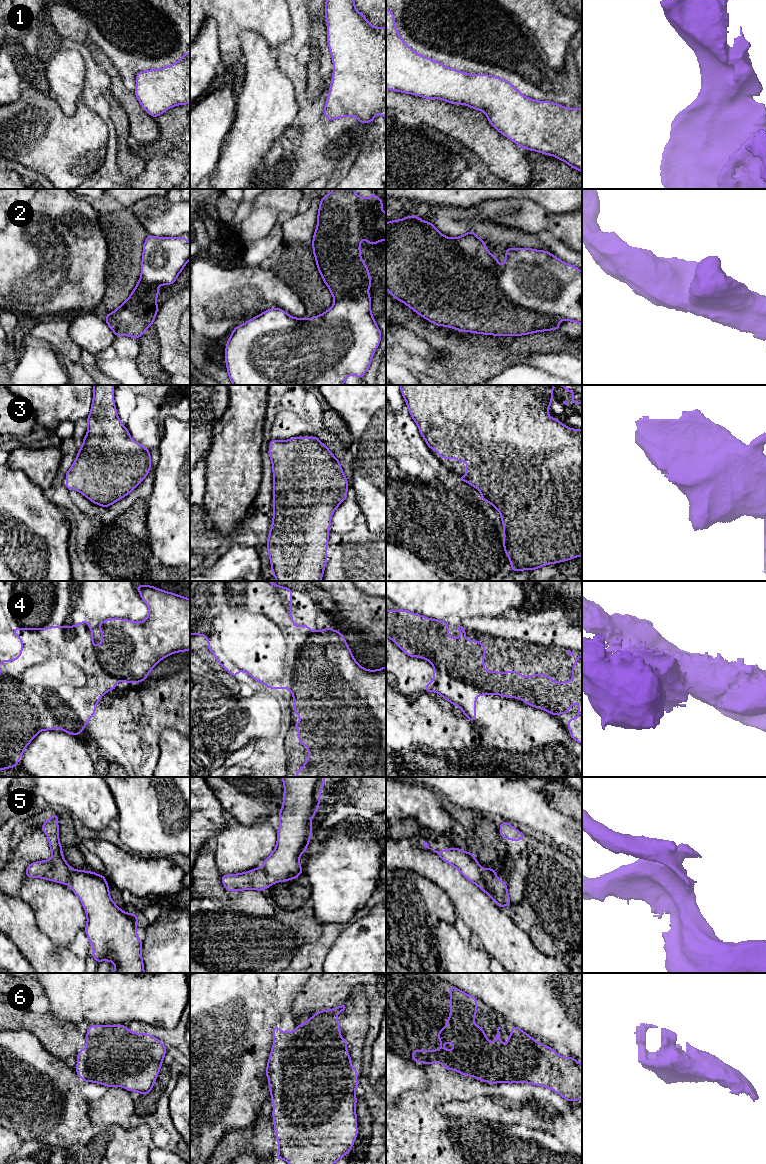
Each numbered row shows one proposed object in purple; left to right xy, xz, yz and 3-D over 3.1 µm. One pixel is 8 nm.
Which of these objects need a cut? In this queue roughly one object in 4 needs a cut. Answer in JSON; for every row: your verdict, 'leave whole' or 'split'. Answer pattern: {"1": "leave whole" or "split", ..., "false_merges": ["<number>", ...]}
{"1": "leave whole", "2": "split", "3": "leave whole", "4": "split", "5": "split", "6": "leave whole", "false_merges": ["2", "4", "5"]}

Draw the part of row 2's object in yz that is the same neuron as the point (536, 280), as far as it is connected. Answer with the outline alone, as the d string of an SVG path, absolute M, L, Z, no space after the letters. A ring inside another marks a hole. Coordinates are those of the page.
M474 232L449 238L457 249L476 258L498 280L507 300L514 306L536 311L582 325L582 271L553 256L549 251L508 248L503 266L489 253L486 244Z

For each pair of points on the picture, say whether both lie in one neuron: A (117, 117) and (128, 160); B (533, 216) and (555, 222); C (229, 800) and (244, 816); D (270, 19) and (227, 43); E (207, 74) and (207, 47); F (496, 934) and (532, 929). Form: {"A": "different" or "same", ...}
{"A": "same", "B": "same", "C": "same", "D": "same", "E": "same", "F": "different"}

